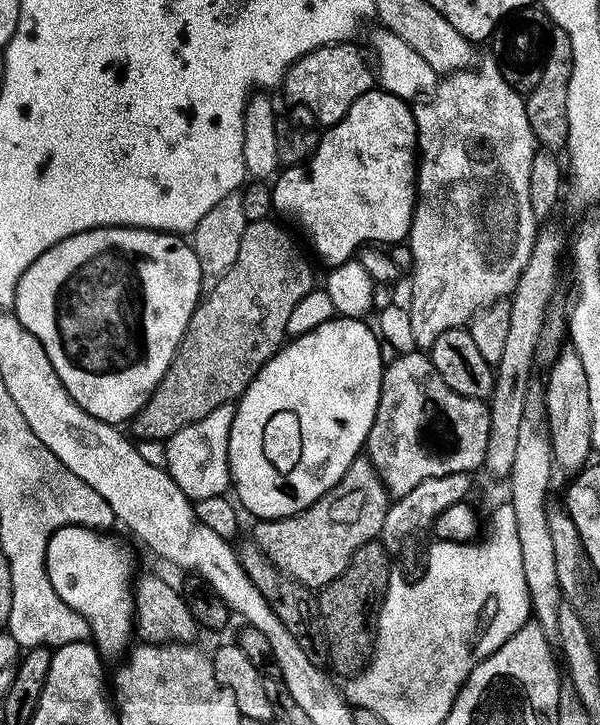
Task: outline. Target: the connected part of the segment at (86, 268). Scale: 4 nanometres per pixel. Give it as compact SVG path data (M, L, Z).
M88 228L84 232L74 234L65 240L59 240L46 254L42 254L37 260L27 268L22 274L22 278L16 287L16 303L14 314L20 319L20 325L26 330L30 330L42 342L62 386L94 418L105 420L107 424L117 426L131 421L132 417L150 398L150 394L158 386L162 374L170 366L174 358L176 348L180 344L184 332L188 329L188 323L192 317L192 312L196 305L200 303L202 293L200 290L200 267L198 258L194 254L191 243L187 239L170 232L153 232L150 228Z

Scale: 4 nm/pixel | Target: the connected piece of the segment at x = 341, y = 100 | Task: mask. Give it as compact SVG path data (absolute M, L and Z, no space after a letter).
M356 42L324 44L310 54L300 56L288 67L282 89L294 103L309 104L316 111L320 126L337 124L359 96L373 91L374 64L369 57L368 60Z

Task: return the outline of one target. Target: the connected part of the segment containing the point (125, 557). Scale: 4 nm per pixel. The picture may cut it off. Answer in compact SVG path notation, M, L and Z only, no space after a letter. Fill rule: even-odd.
M82 525L62 526L50 538L45 558L46 574L54 593L89 623L91 643L105 657L116 656L129 647L128 639L134 636L136 610L136 560L132 557L131 546L112 535Z

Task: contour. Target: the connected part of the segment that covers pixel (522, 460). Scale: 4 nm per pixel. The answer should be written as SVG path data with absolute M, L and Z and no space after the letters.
M525 419L518 430L518 450L514 454L514 466L510 483L510 503L518 526L518 542L522 546L522 570L526 574L528 599L532 602L531 615L535 623L548 634L555 633L558 626L558 608L562 601L558 570L554 566L554 545L550 539L549 505L544 504L548 496L548 483L552 480L554 457L550 432L545 421Z

